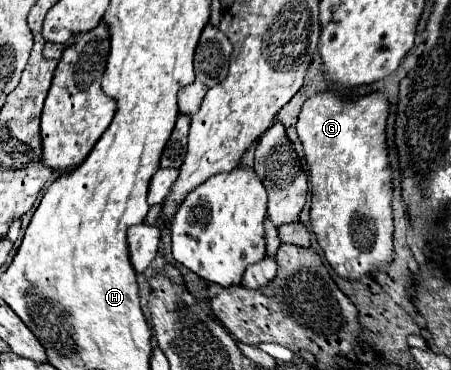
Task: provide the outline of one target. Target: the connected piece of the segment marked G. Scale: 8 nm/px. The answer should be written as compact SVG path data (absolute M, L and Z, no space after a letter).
M325 90L313 94L299 112L297 134L305 148L305 158L311 172L311 230L317 236L319 246L325 252L327 262L347 280L357 280L363 274L385 270L393 260L393 172L389 164L387 146L387 118L389 100L385 94L369 94L355 102L339 96L337 92Z

